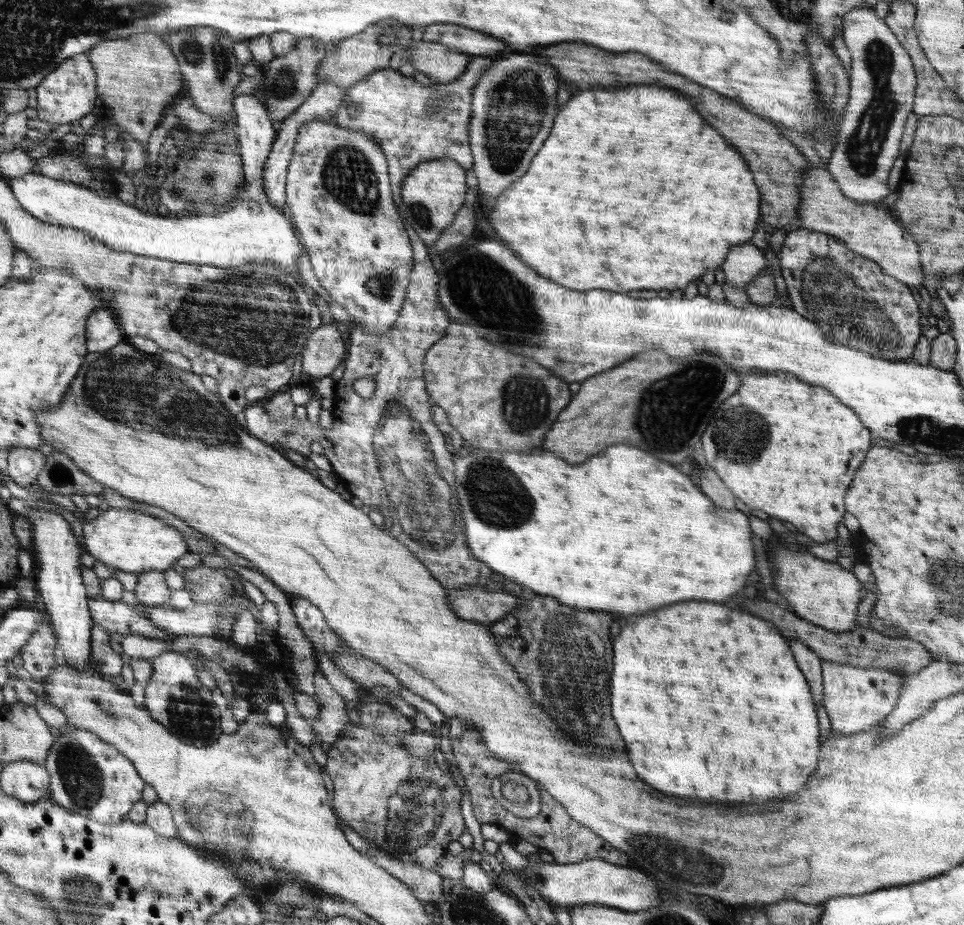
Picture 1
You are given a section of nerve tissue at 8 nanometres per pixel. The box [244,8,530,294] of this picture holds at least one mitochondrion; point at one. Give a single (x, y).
(349, 178)

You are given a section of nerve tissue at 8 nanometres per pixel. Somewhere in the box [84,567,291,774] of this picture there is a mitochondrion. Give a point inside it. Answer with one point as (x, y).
(190, 714)

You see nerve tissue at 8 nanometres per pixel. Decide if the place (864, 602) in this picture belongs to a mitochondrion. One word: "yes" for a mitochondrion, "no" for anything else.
no

